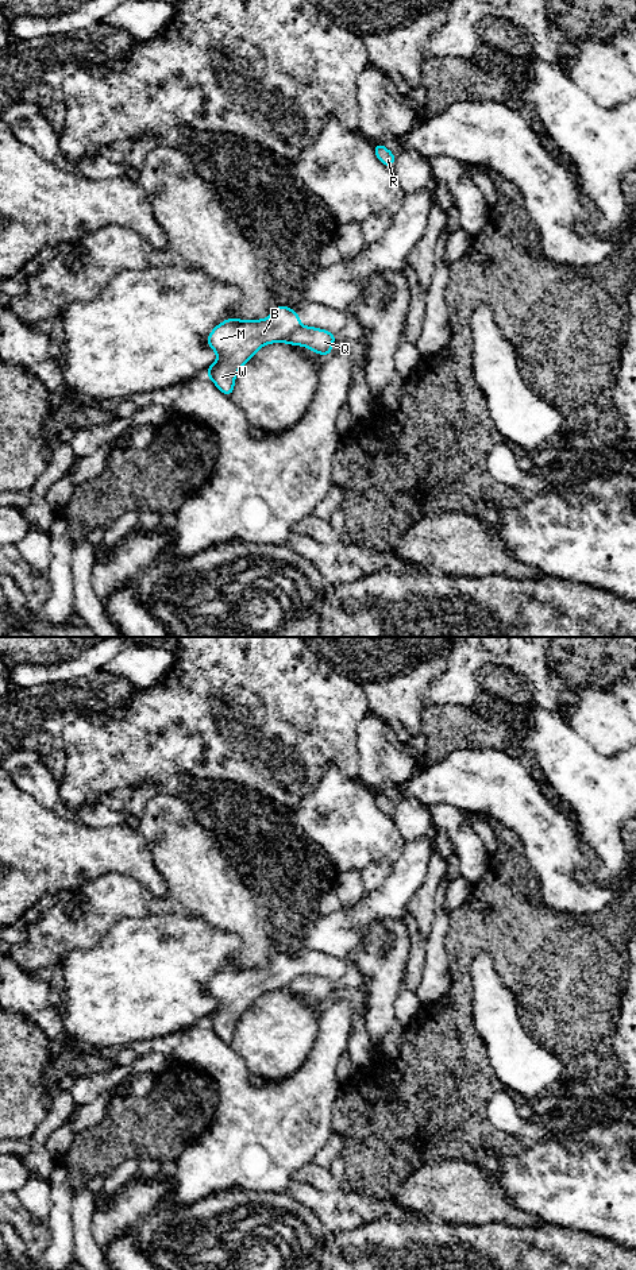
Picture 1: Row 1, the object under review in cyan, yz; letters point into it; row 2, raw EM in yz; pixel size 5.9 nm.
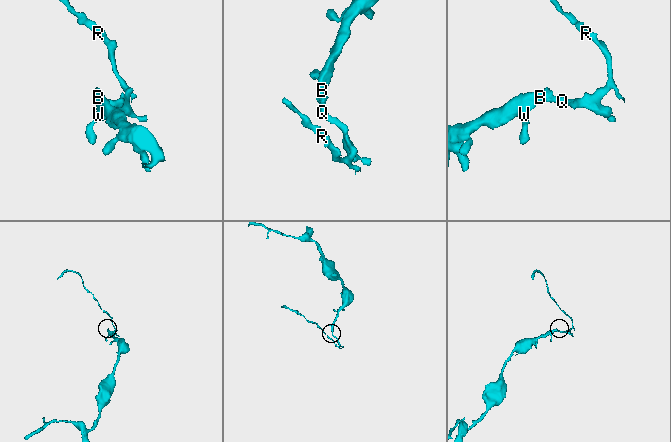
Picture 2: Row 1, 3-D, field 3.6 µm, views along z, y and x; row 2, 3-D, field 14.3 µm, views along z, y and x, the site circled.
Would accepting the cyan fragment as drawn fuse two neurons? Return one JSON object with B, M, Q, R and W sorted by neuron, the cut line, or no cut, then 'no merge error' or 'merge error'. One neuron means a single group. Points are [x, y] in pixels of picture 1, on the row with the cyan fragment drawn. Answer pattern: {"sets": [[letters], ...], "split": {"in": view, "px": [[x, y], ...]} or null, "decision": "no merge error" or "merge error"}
{"sets": [["B", "M", "W"], ["Q", "R"]], "split": {"in": "yz", "px": [[300, 325], [285, 340]]}, "decision": "merge error"}

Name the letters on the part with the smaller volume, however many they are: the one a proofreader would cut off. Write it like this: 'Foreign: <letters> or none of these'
Foreign: Q, R

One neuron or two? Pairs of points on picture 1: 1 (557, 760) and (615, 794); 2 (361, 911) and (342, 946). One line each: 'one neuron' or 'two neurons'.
1: one neuron
2: one neuron

